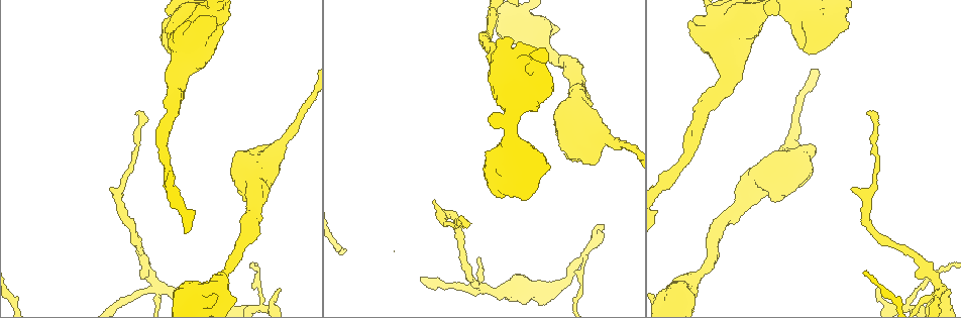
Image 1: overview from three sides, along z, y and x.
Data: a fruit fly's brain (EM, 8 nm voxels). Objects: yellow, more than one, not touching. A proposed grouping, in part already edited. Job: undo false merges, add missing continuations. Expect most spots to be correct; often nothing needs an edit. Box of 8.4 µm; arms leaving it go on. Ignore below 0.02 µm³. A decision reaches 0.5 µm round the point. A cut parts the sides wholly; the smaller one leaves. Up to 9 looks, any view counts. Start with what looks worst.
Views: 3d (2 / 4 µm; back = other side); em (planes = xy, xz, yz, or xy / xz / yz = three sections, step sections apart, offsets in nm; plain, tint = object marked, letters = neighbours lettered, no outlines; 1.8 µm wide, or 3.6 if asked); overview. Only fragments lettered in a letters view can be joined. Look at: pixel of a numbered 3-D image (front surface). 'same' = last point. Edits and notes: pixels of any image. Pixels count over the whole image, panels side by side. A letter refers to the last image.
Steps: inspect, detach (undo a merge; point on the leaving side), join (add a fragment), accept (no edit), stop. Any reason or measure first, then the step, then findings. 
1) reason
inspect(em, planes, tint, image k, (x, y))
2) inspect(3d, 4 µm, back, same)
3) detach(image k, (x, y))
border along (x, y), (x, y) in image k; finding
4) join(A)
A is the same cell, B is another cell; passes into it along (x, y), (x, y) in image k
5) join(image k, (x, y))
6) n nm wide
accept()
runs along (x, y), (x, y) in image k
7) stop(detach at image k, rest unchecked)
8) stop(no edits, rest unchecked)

looks like a crossing
inspect(em, yz, step 16, tint, image 1, (163, 287))

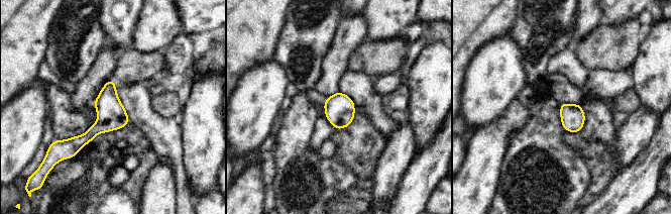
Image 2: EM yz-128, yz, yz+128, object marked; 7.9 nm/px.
inspect(em, yz, step 16, letters, same)

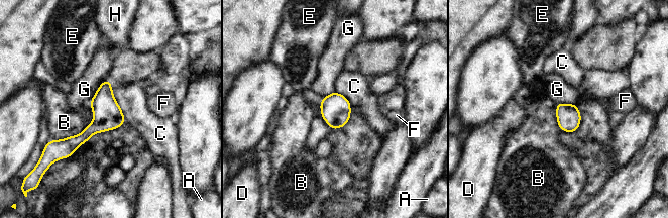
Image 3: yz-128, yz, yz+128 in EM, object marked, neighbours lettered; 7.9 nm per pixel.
accept()
A, B, C, D, E, F, G and H are other cells; border along (87, 125), (78, 134), (51, 140) in image 3; one neuron here

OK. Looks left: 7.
calibre changes
inspect(em, 3.6 µm, planes, letters, image 1, (535, 31))

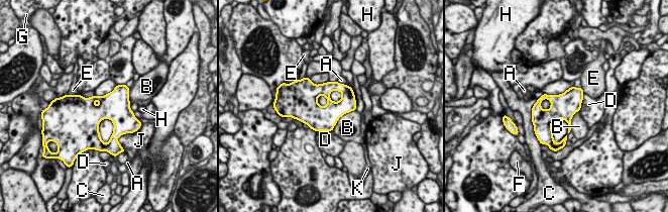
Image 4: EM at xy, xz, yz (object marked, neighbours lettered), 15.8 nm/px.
340 nm wide
accept()
A, B, C, D, E, F, G, H, J and K are other cells; border along (79, 94), (85, 97), (94, 95) in image 4; all the same neuron

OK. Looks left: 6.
free end
inspect(em, planes, plain, image 1, (434, 199))

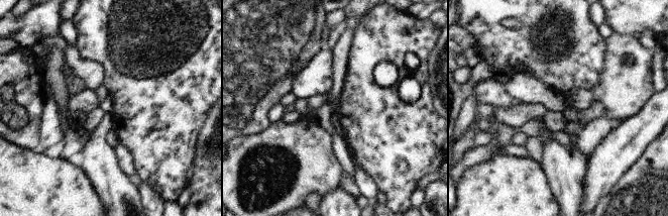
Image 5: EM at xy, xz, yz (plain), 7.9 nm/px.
inspect(em, planes, tint, same)

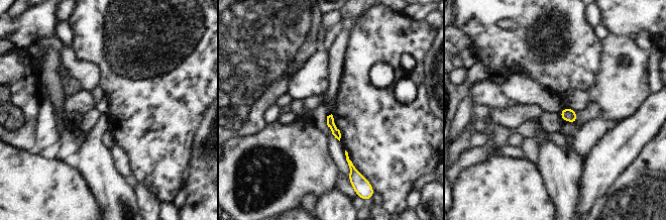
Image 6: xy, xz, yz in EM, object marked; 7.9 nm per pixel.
see the neighbours
inspect(em, planes, letters, same)

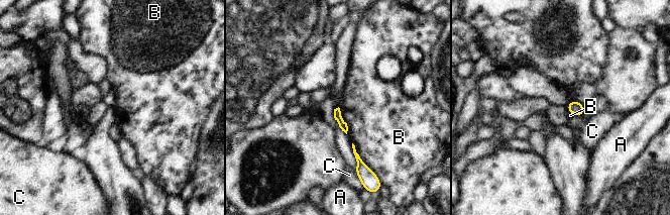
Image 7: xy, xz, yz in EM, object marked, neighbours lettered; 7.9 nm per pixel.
accept()
A, B and C are other cells; border along (338, 107), (346, 123), (347, 133) in image 7; none of them fits

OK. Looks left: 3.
thin end
inspect(em, xz, step 16, letters, image 1, (280, 288))

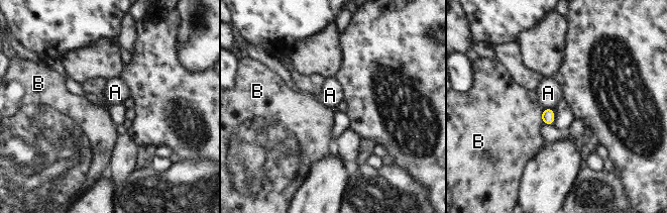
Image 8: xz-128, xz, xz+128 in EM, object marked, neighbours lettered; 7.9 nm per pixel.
inspect(em, planes, letters, same)

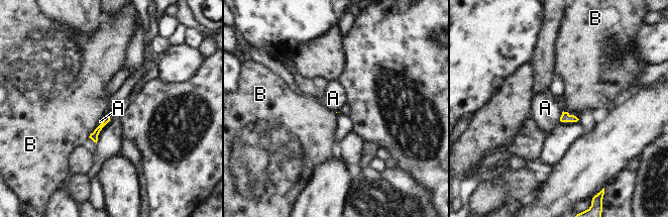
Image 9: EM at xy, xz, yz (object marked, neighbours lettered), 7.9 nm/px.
accept()
A and B are other cells; border along (108, 111), (102, 117) in image 9; no lettered fragment goes on from it

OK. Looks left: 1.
stop(no edits, rest unchecked)

